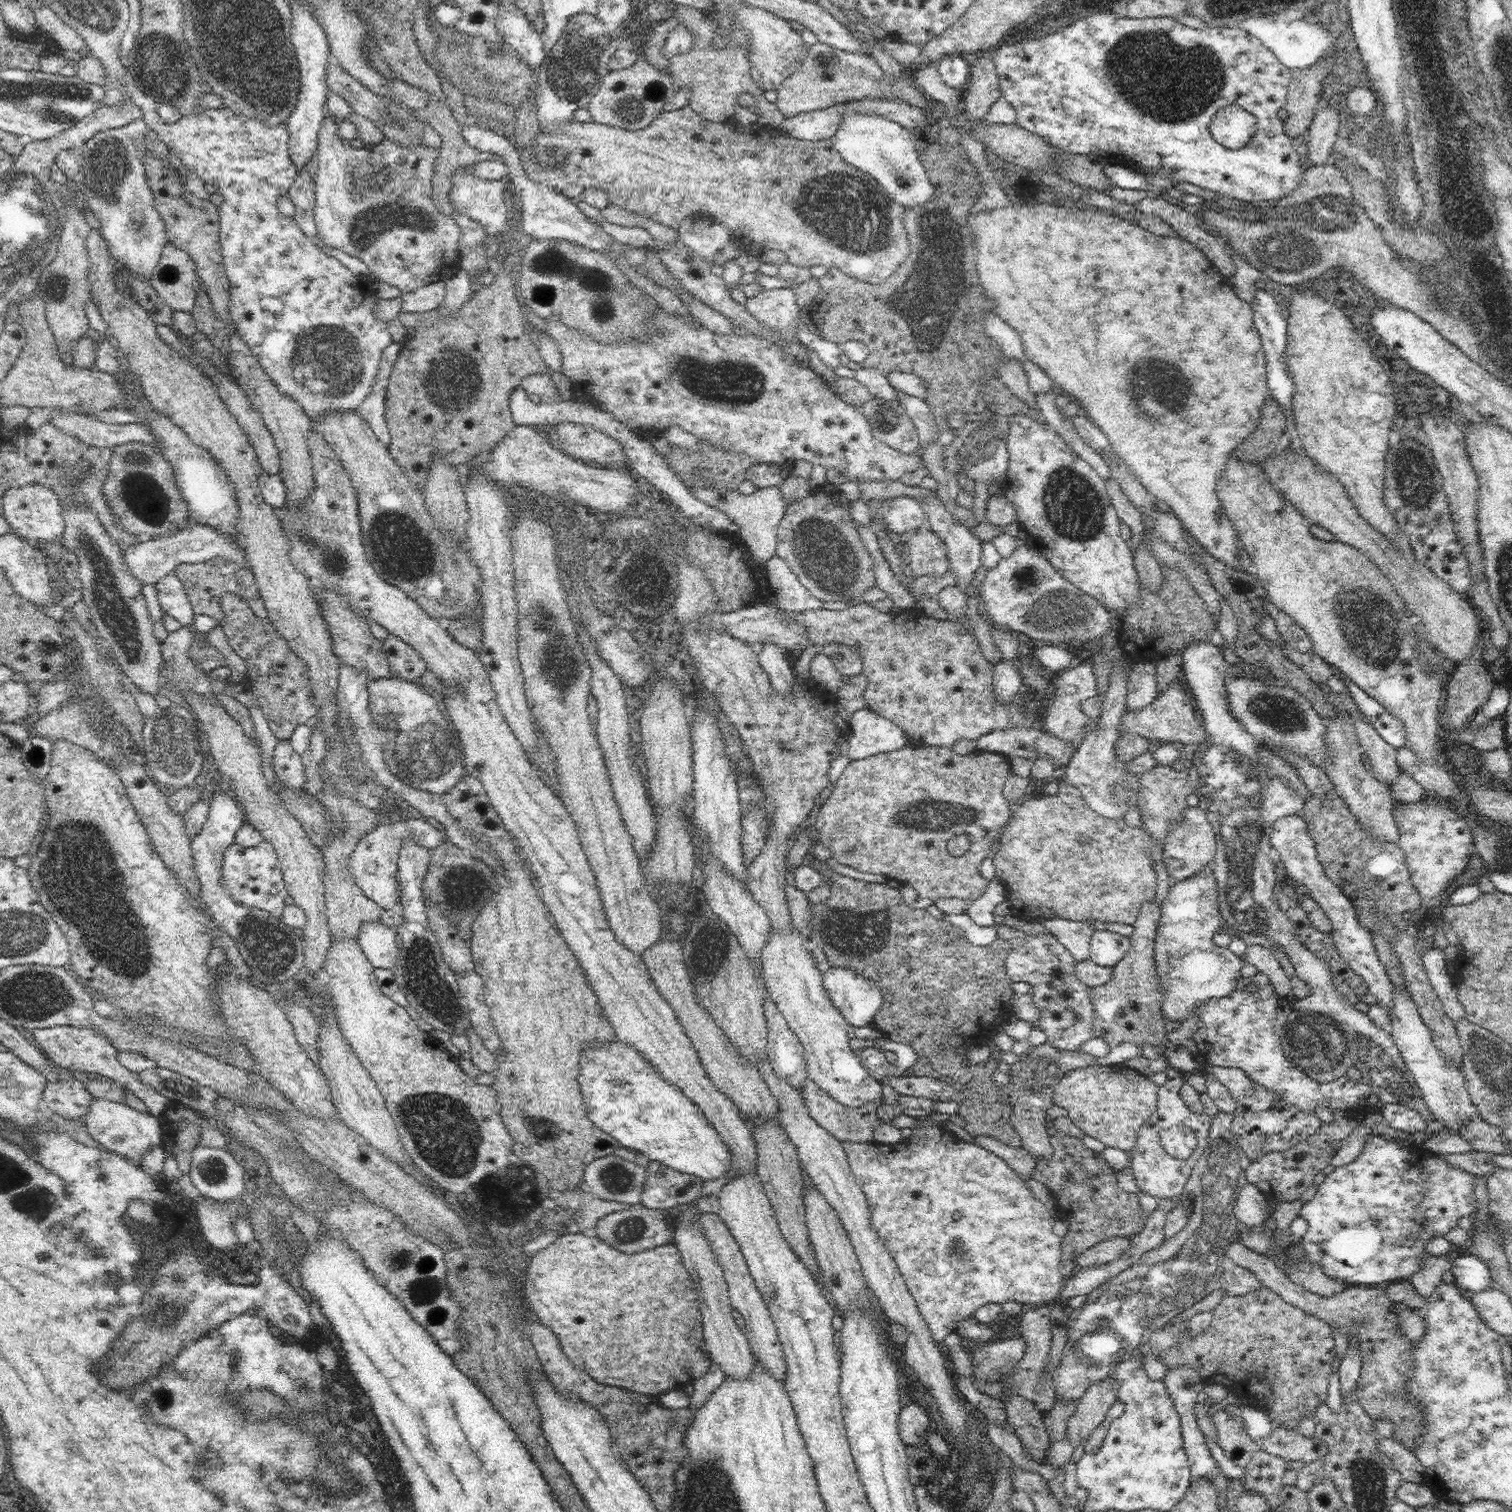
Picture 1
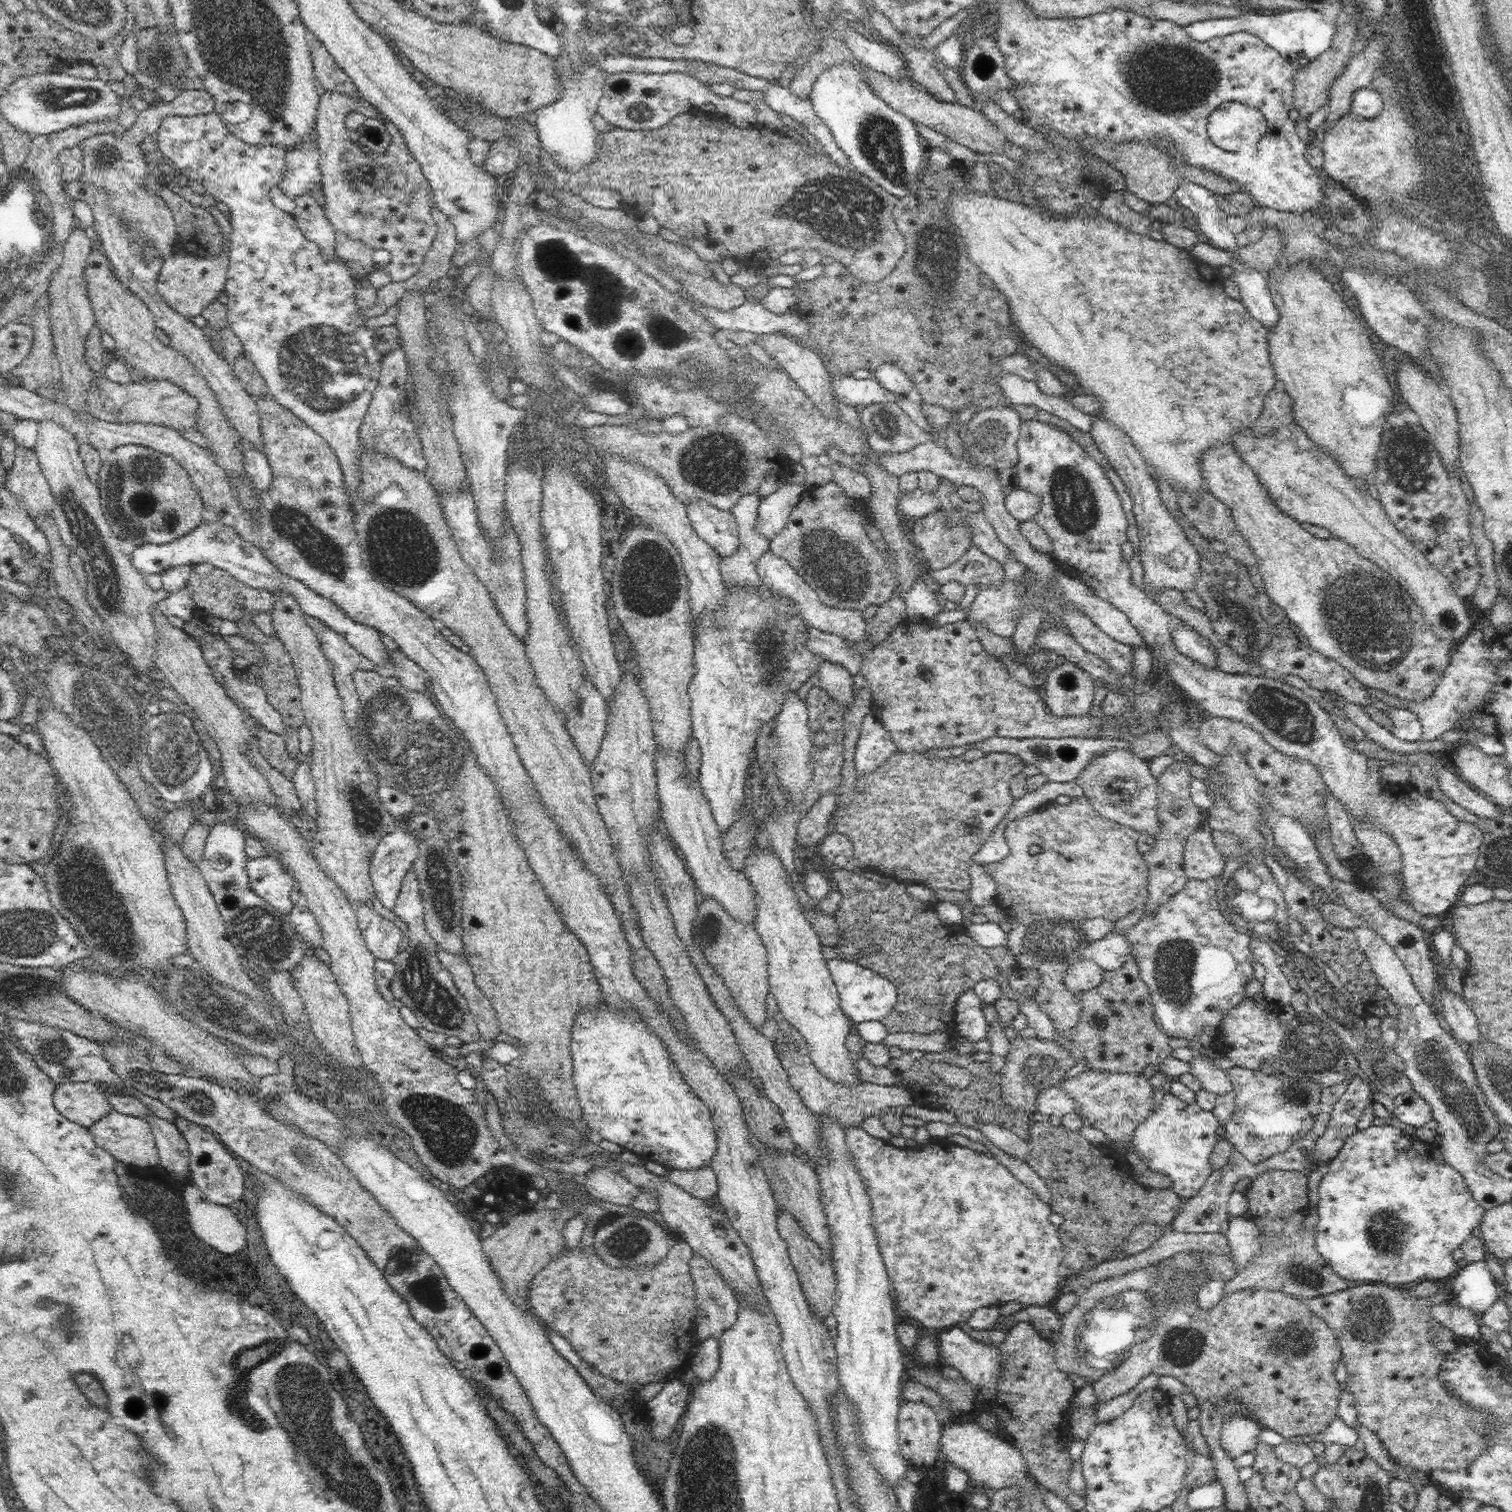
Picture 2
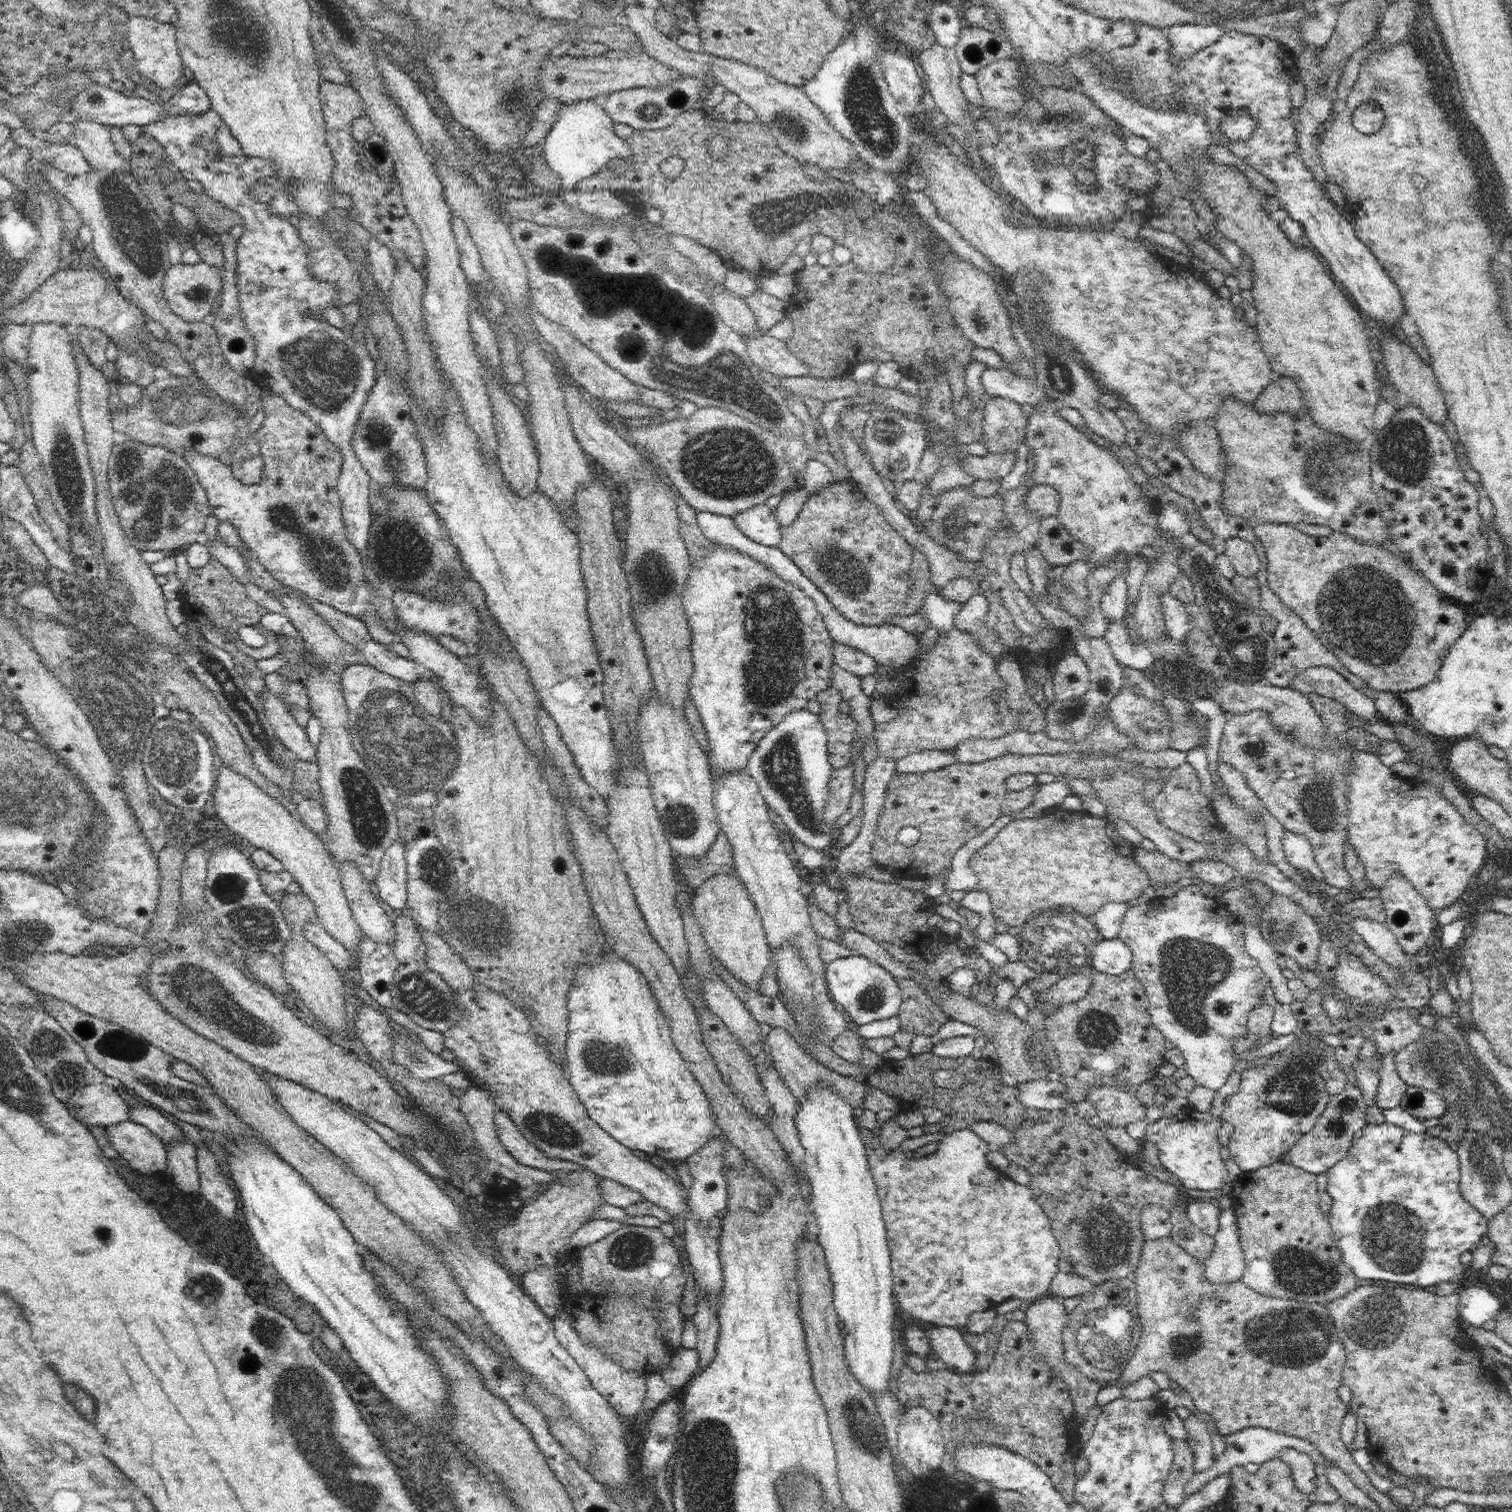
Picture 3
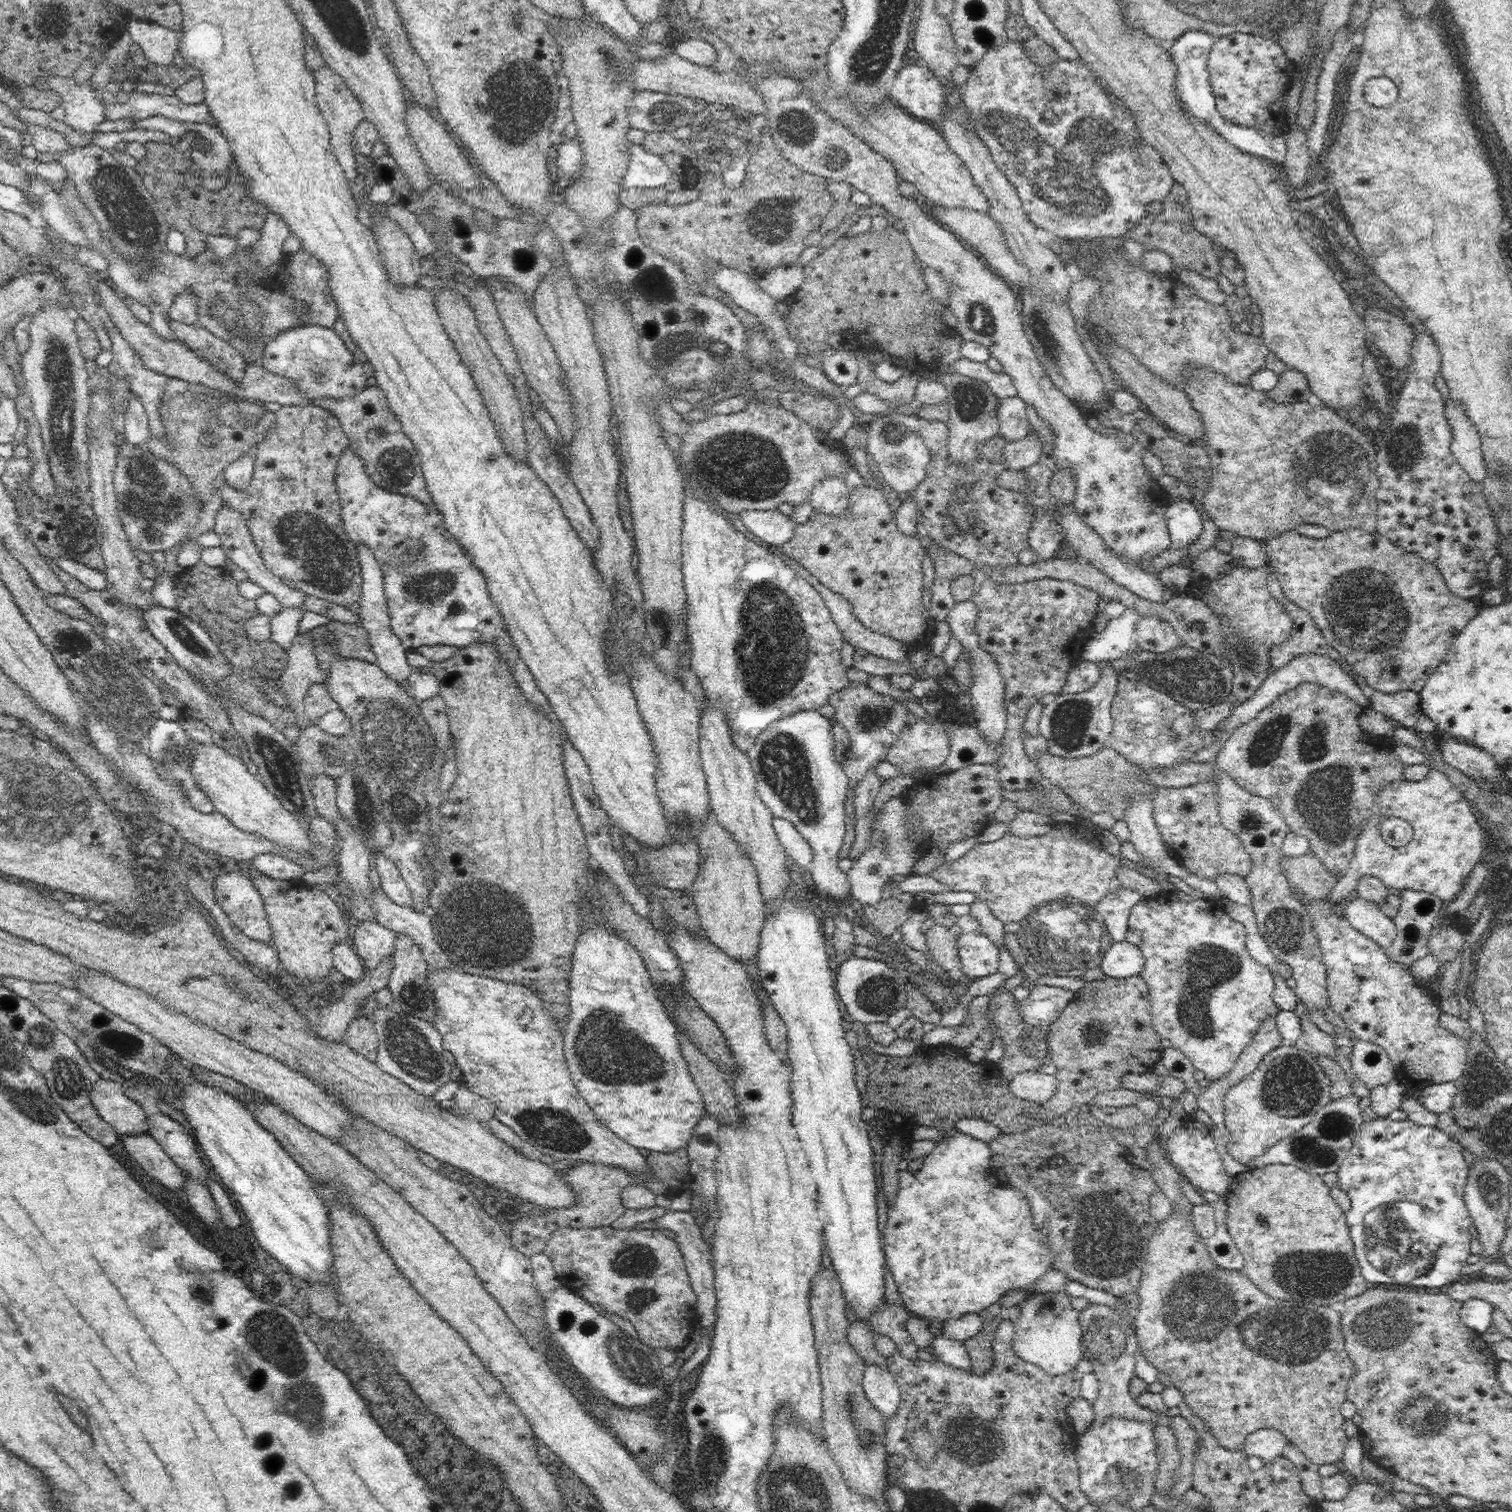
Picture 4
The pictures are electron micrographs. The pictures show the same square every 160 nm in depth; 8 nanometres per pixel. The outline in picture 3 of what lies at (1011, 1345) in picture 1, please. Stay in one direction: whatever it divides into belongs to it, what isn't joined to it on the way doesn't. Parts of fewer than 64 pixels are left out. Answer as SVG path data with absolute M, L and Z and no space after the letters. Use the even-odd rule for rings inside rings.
M934 1326L930 1333L932 1352L946 1364L950 1371L972 1372L974 1366L974 1349L967 1345L963 1333L954 1327Z

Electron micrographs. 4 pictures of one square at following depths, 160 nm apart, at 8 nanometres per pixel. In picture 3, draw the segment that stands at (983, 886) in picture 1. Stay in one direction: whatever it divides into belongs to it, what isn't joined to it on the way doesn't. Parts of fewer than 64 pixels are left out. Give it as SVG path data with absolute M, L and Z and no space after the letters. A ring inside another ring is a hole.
M1006 754L982 763L960 763L919 773L894 773L886 789L877 831L870 851L883 870L903 877L926 878L948 870L956 851L971 838L982 834L989 826L1003 822L1001 808L1006 798L1006 778L1012 774L1030 772L1035 775L1050 773L1058 776L1088 779L1094 782L1114 771L1130 771L1145 781L1156 779L1164 784L1172 768L1151 768L1136 765L1126 759L1112 755L1092 755L1076 758L1075 755L1036 754L1036 756L1015 756ZM904 826L913 826L920 831L920 837L913 847L904 847L898 842L898 832Z

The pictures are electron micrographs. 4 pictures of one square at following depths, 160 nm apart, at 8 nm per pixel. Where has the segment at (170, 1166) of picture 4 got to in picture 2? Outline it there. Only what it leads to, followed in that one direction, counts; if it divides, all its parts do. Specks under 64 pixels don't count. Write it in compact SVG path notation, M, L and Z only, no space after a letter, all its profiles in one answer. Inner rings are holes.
M110 1109L108 1114L99 1118L92 1126L89 1126L96 1144L107 1150L115 1159L130 1166L157 1166L159 1154L155 1145L154 1130L145 1118L120 1114Z

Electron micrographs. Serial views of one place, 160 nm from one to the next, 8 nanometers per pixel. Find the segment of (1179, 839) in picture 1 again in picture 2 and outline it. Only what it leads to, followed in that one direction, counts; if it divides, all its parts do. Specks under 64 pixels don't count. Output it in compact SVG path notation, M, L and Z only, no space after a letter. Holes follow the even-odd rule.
M1207 820L1187 836L1183 857L1188 879L1206 880L1221 876L1225 860L1212 841L1212 828Z

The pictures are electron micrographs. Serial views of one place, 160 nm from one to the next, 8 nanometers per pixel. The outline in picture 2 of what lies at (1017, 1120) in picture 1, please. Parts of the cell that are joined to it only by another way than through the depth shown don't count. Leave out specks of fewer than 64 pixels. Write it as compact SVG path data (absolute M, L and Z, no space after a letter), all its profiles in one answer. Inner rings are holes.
M1020 1035L1010 1042L1012 1048L1005 1056L1006 1062L1001 1068L1002 1099L1012 1108L1026 1112L1028 1115L1036 1114L1036 1100L1040 1091L1063 1081L1068 1070L1077 1064L1064 1047L1058 1043L1044 1038L1032 1037L1024 1039Z

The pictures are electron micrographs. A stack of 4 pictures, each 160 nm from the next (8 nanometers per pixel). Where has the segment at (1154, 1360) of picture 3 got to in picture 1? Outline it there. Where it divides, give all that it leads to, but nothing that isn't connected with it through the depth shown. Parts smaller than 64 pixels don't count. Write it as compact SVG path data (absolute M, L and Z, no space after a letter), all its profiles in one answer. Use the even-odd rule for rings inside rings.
M1266 1286L1244 1295L1226 1294L1213 1311L1213 1320L1210 1328L1198 1336L1187 1332L1189 1322L1169 1321L1152 1332L1143 1349L1160 1357L1168 1370L1178 1365L1194 1367L1206 1384L1222 1384L1242 1396L1245 1404L1256 1406L1289 1430L1298 1430L1304 1415L1313 1418L1316 1407L1327 1402L1329 1378L1337 1367L1337 1357L1332 1327L1326 1321L1284 1302ZM1108 1376L1092 1382L1077 1400L1076 1411L1070 1416L1066 1440L1072 1447L1084 1445L1093 1431L1101 1426L1108 1409L1118 1401L1117 1380Z

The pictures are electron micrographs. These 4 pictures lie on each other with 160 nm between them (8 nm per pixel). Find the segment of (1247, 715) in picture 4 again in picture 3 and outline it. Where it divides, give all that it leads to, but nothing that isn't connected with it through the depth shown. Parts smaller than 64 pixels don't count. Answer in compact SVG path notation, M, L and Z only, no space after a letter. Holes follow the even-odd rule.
M1330 666L1306 668L1292 678L1288 687L1305 695L1317 692L1320 696L1337 699L1348 712L1356 714L1364 721L1376 723L1381 720L1377 714L1375 702L1354 688L1349 680Z

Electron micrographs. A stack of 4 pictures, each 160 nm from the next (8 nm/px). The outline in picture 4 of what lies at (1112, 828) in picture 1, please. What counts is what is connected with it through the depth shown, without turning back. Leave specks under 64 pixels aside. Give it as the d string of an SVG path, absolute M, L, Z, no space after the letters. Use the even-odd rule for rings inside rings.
M1065 817L1054 821L1056 823L1049 832L1040 836L1024 838L1006 833L998 840L977 843L954 864L942 865L930 875L938 882L946 884L950 891L974 893L979 900L986 902L990 912L1003 923L1019 922L1043 903L1050 901L1070 898L1088 906L1095 906L1106 892L1114 891L1120 885L1116 879L1116 870L1125 862L1104 848L1094 833L1095 826L1086 820Z

